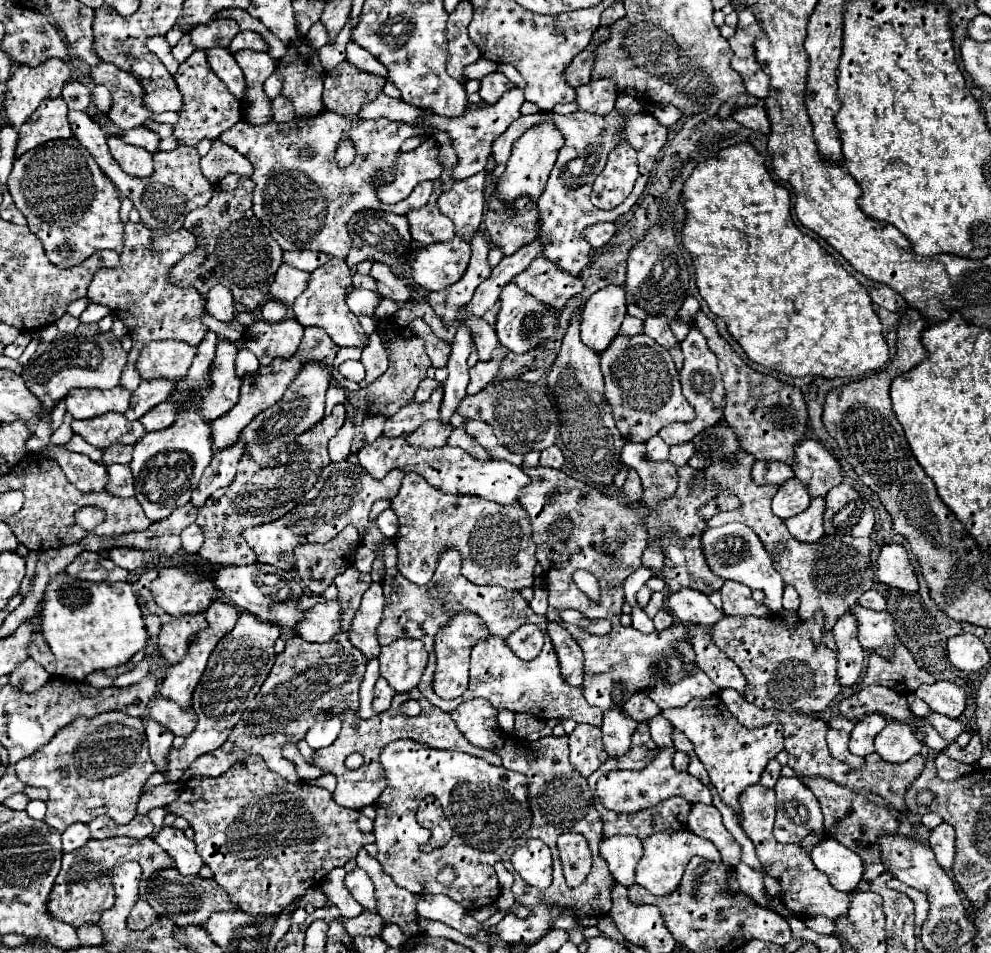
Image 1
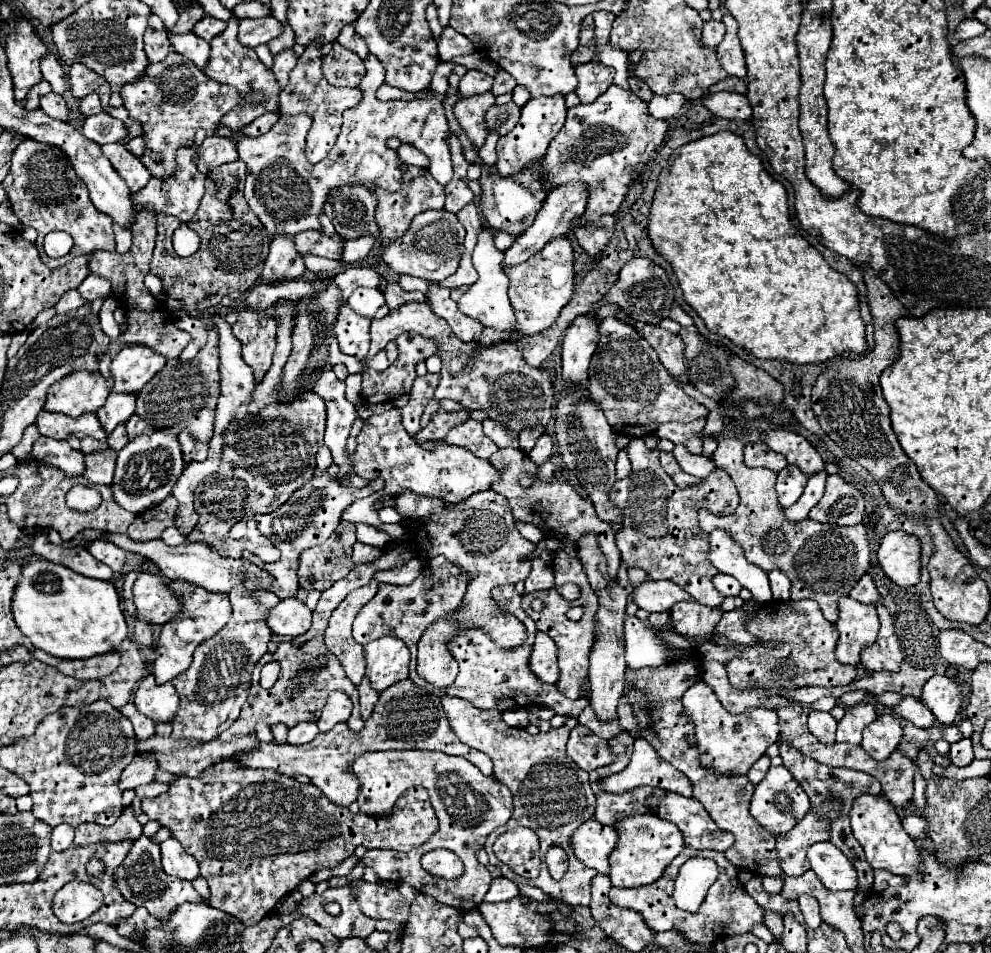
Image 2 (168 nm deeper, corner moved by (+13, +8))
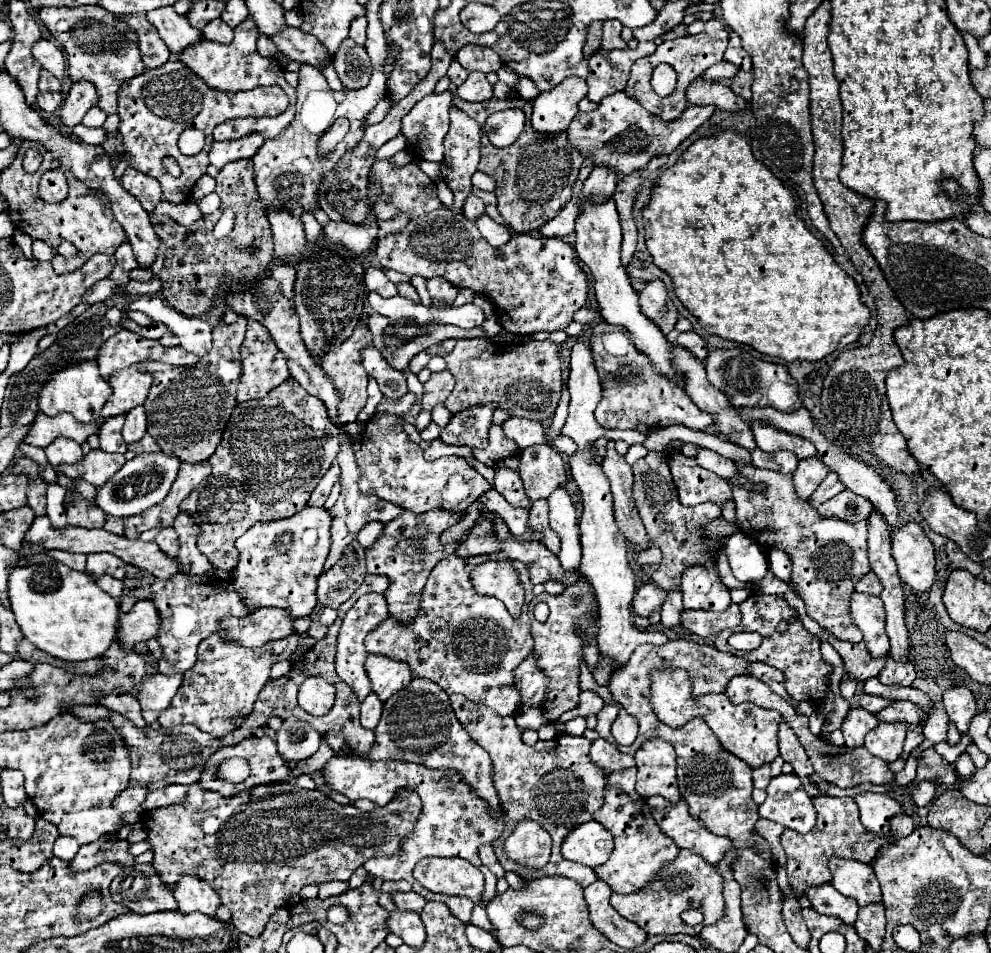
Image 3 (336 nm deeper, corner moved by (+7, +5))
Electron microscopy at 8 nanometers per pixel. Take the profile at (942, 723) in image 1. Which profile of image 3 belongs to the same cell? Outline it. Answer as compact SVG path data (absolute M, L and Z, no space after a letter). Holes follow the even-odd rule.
M910 701L906 703L892 703L888 709L876 713L876 717L880 721L886 721L886 723L894 723L894 721L900 721L900 723L912 723L912 725L918 725L922 721L922 713L920 713L920 707L918 705L912 705Z

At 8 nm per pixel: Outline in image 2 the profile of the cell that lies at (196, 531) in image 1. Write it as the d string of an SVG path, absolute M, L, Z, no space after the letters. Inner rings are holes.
M170 526L170 528L166 528L164 530L164 534L160 536L168 546L178 546L178 544L182 544L186 538L182 538L182 534L178 534L178 530L174 528L174 526Z

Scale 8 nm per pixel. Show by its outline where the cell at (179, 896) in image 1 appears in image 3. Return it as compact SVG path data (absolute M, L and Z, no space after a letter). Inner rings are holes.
M152 863L132 865L114 877L110 885L112 899L126 905L130 911L146 915L154 911L176 911L176 899L168 887L160 881Z

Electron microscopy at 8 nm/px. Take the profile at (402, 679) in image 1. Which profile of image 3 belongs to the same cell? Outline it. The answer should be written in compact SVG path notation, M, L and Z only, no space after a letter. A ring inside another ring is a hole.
M368 655L366 673L372 681L372 691L380 697L380 701L386 701L412 681L408 665L404 665L404 661L392 661L392 657Z

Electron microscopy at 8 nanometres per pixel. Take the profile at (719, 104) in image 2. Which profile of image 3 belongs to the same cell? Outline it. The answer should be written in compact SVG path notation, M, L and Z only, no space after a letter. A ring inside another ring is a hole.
M700 77L692 81L692 85L686 91L686 99L690 105L714 105L720 111L740 111L746 107L746 99L736 95L728 85L724 83L704 83Z

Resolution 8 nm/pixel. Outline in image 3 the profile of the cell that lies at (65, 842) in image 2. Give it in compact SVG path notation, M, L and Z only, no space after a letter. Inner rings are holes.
M58 837L54 843L54 855L64 859L64 861L72 861L72 857L78 853L78 841L74 837Z

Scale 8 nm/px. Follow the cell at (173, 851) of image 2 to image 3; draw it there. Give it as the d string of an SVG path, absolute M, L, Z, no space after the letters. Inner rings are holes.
M180 877L180 885L176 885L172 893L182 913L200 911L204 915L216 917L214 911L220 905L220 897L206 881L200 881L200 877Z

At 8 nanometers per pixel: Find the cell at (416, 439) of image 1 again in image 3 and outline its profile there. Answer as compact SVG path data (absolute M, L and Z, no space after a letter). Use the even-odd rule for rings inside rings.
M478 405L452 415L450 423L440 429L440 439L446 445L484 447L488 443L488 427L492 425L494 405Z

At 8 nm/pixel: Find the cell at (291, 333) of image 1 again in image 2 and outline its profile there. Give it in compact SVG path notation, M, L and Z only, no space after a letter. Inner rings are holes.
M246 308L240 310L232 332L242 344L242 360L252 368L256 384L260 384L272 364L276 348L276 320L268 312Z

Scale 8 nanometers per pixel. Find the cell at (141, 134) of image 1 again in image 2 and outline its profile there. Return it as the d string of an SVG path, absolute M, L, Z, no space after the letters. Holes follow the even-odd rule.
M100 112L100 114L94 114L94 116L88 116L84 120L84 126L82 126L82 134L88 138L88 140L94 140L96 144L110 144L110 142L118 142L120 138L126 136L126 128L122 126L120 120L112 118L110 114L106 112Z

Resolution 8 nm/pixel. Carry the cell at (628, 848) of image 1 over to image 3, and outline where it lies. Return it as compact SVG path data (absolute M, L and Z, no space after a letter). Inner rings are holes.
M588 821L576 827L562 843L562 855L570 861L600 867L612 853L612 833L602 829L598 821Z

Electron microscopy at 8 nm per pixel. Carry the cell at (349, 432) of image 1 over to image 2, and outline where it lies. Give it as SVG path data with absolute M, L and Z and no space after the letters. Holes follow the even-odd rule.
M322 446L320 448L320 452L318 452L318 464L316 464L316 470L322 474L322 472L326 472L330 466L332 466L332 456L330 456L330 452Z

